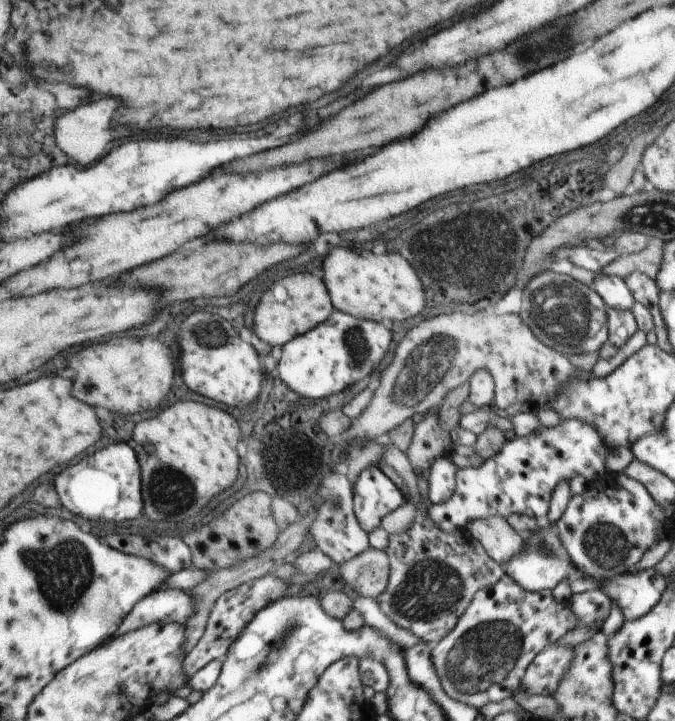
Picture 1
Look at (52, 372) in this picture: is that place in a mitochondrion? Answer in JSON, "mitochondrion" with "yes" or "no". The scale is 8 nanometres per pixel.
{"mitochondrion":"no"}

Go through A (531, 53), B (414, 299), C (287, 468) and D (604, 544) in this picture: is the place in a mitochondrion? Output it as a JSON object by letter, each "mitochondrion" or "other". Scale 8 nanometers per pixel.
{"A":"mitochondrion","B":"other","C":"mitochondrion","D":"mitochondrion"}

